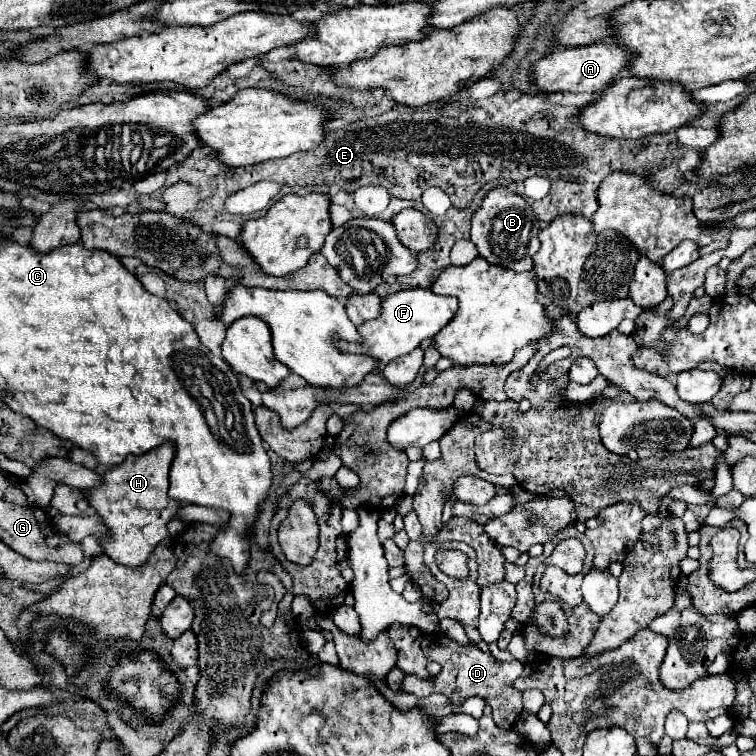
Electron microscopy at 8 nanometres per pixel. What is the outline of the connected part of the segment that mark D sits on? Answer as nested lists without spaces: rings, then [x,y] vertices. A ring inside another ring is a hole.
[[[425,635],[421,641],[421,649],[427,659],[437,661],[441,665],[441,671],[431,682],[415,675],[406,675],[401,685],[403,691],[411,693],[419,699],[434,693],[443,694],[450,701],[465,701],[469,697],[480,696],[489,701],[489,705],[493,709],[495,725],[499,725],[499,729],[513,729],[515,721],[523,713],[521,691],[517,691],[513,687],[513,681],[523,671],[523,663],[519,663],[519,661],[501,663],[501,661],[495,661],[489,653],[483,653],[473,643],[459,645],[457,641],[447,641],[447,639],[435,637],[435,635]],[[445,655],[459,655],[459,657],[445,657]]]

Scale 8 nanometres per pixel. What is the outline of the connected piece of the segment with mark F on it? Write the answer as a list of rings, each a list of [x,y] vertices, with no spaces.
[[[401,289],[383,299],[383,313],[375,321],[365,321],[363,325],[359,325],[361,341],[349,343],[343,341],[341,337],[333,337],[333,345],[345,353],[359,353],[373,357],[379,363],[373,373],[381,373],[381,369],[389,361],[411,353],[415,347],[419,347],[423,339],[437,335],[453,319],[455,311],[457,311],[455,297],[435,295],[429,289]]]

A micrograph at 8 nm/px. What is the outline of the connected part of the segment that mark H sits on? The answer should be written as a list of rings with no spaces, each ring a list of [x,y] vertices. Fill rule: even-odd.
[[[171,443],[159,445],[143,455],[127,455],[119,467],[101,475],[101,483],[95,489],[81,491],[107,529],[107,533],[101,533],[97,541],[113,561],[133,569],[141,567],[157,543],[169,537],[167,523],[177,515],[177,507],[181,505],[179,501],[167,497],[171,461]]]

